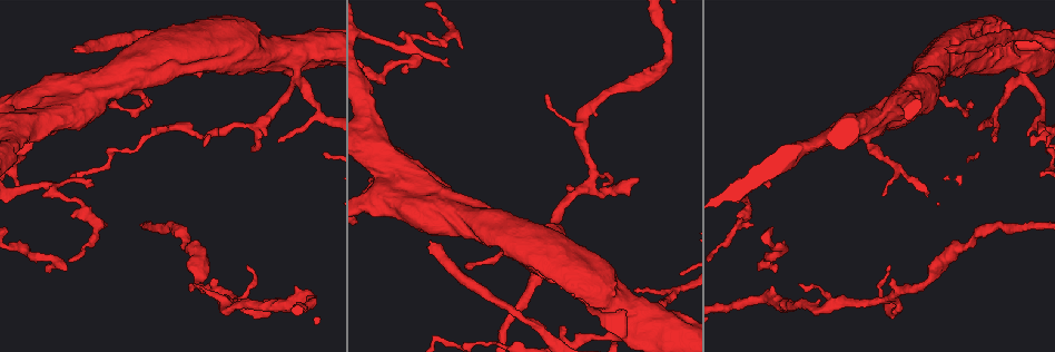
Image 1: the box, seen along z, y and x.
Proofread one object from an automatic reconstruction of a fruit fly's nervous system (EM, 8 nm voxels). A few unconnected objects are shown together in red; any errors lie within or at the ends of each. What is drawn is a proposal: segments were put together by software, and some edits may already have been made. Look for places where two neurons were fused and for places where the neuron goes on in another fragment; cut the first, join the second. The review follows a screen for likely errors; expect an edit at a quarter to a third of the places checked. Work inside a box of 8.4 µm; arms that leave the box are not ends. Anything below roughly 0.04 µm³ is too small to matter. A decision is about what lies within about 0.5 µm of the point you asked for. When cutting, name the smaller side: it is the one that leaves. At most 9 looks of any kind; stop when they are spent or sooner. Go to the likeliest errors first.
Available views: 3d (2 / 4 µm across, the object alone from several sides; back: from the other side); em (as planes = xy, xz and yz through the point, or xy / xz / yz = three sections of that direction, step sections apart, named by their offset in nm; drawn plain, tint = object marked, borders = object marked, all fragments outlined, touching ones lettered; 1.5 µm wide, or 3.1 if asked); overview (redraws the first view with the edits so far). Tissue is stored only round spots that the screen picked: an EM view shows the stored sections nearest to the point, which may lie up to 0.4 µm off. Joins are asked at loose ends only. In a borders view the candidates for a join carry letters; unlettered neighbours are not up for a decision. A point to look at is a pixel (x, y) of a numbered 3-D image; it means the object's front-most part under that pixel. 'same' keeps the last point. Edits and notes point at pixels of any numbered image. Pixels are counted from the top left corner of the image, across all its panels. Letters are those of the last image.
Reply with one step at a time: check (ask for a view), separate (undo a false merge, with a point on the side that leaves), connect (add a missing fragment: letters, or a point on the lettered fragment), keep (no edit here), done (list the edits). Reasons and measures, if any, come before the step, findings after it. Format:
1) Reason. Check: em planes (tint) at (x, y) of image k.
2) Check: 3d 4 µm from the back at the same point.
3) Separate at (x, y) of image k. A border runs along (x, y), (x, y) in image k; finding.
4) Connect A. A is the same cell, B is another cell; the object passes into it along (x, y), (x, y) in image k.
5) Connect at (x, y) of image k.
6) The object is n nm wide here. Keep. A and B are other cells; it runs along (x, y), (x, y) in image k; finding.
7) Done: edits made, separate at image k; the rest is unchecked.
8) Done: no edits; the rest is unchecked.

Abrupt turn. Check: em planes (borders) at (293, 68) of image 1.

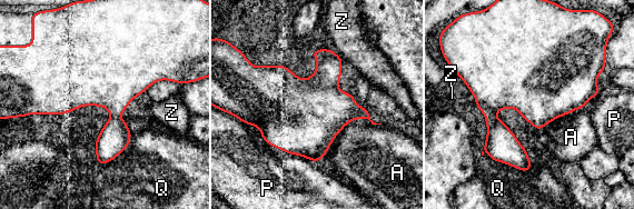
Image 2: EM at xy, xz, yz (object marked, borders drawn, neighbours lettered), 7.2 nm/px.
Keep. A, P, Q and Z are other cells; continuous, no second neuron.

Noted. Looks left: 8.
An open end. Check: em xz step 4 (tint) at (1033, 144) of image 1.

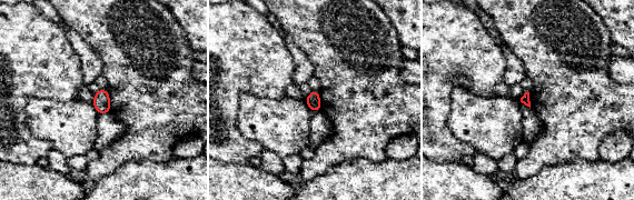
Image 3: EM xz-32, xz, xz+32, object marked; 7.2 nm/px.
Check: em planes (borders) at the same point.

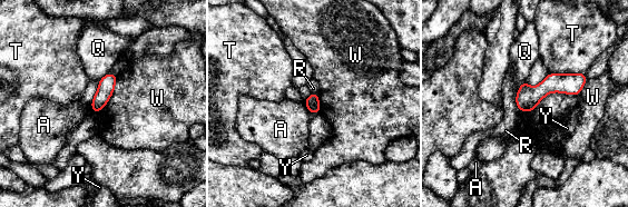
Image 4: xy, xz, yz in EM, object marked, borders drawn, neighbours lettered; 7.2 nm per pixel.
Keep. A, Q, R, T, W and Y are other cells; a border runs along (118, 76), (114, 92), (97, 114) in image 4; no lettered fragment goes on from it.

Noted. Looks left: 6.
An open end. Check: em planes (plain) at (58, 74) of image 1.

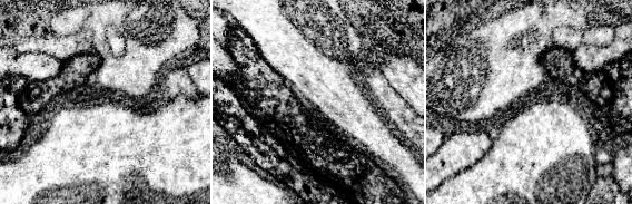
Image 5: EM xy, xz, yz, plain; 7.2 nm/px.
Check: em planes (borders) at the same point.

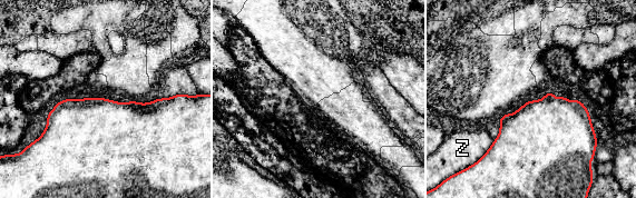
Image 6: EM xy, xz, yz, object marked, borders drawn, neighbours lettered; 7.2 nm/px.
Keep. Z is another cell; no lettered fragment goes on from it.

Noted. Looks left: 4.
Check: em xy step 4 (tint) at (187, 237) of image 1.

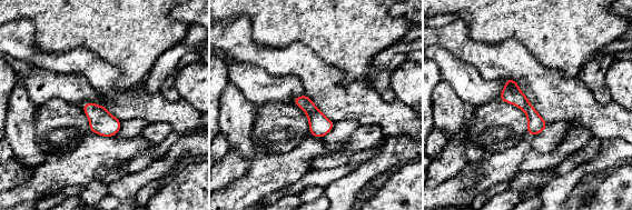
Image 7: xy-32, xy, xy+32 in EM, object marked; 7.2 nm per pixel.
See the neighbours. Check: em xy step 4 (borders) at the same point.

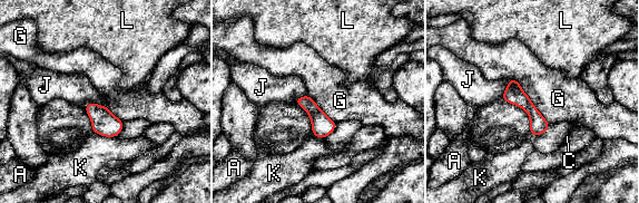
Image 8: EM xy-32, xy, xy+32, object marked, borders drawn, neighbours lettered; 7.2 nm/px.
Keep. A, C, G, J, K and L are other cells; it runs along (511, 81), (540, 131) in image 8; continuous, no second neuron.

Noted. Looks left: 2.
Done: no edits; the rest is unchecked.

